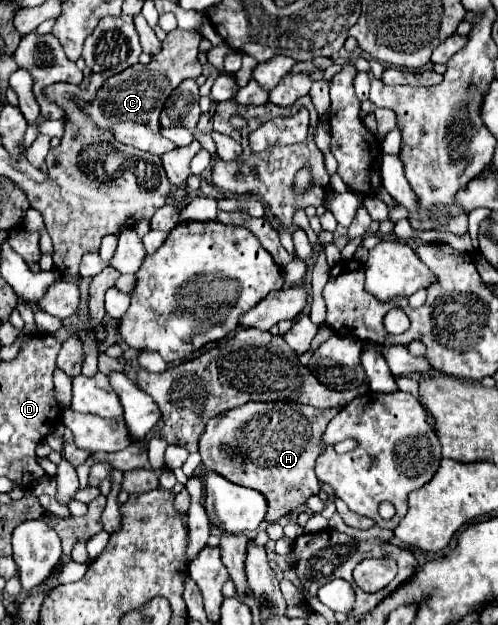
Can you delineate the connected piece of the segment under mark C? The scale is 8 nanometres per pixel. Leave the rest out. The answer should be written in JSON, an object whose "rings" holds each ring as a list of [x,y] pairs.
{"rings":[[[175,28],[163,40],[161,52],[157,56],[153,56],[147,66],[143,66],[143,64],[141,64],[141,68],[131,66],[131,68],[107,78],[107,82],[95,94],[93,102],[83,102],[77,98],[75,100],[77,106],[87,112],[89,120],[97,128],[111,130],[111,134],[123,144],[129,144],[133,148],[151,152],[157,156],[177,148],[173,142],[169,142],[167,138],[161,136],[159,116],[161,116],[161,110],[163,110],[169,94],[183,80],[201,76],[201,62],[197,60],[201,40],[203,40],[203,36],[199,32]]]}

